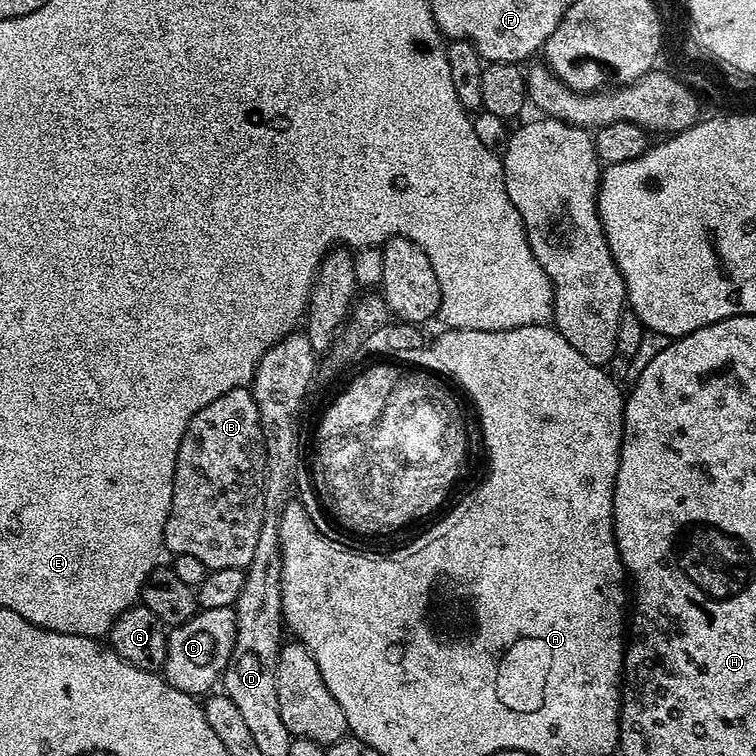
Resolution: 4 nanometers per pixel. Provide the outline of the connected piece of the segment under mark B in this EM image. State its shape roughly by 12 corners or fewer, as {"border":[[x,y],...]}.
{"border":[[247,387],[188,420],[165,549],[247,569],[266,446]]}

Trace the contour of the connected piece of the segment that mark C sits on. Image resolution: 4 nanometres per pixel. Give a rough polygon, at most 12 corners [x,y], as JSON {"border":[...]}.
{"border":[[233,607],[168,632],[164,681],[204,698],[236,637]]}

